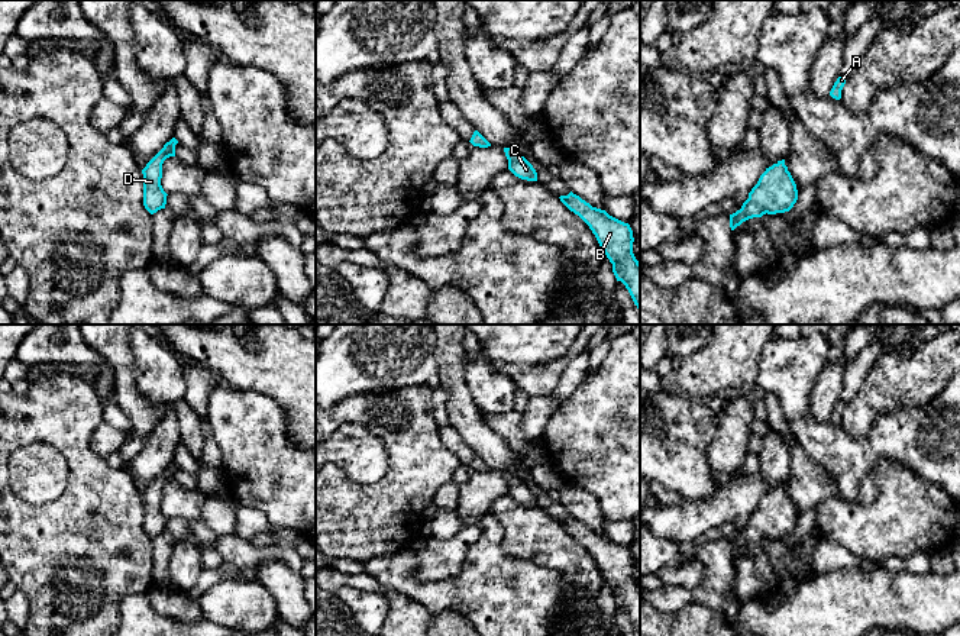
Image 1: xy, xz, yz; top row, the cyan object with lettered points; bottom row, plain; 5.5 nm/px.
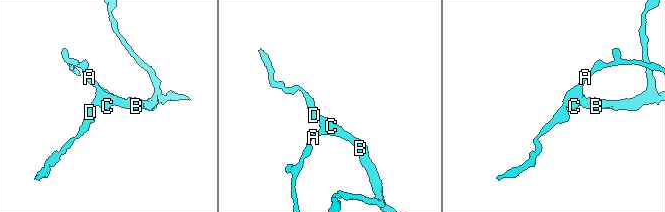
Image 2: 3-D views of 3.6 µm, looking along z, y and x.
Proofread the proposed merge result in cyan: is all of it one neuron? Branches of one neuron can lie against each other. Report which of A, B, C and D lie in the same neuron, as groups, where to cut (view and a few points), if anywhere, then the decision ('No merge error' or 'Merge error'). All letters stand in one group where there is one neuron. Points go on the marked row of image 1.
Groups: A B C D. No split. No merge error

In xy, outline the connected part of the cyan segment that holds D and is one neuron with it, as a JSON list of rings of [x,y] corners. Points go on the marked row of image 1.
[[[172,138],[142,170],[143,206],[151,214],[156,213],[161,209],[165,209],[168,194],[164,191],[161,185],[162,164],[167,158],[175,156],[177,143],[178,141]]]

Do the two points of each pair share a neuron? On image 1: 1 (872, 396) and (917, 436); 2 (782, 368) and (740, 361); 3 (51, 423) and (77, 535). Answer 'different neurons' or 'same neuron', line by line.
1: different neurons
2: different neurons
3: same neuron

